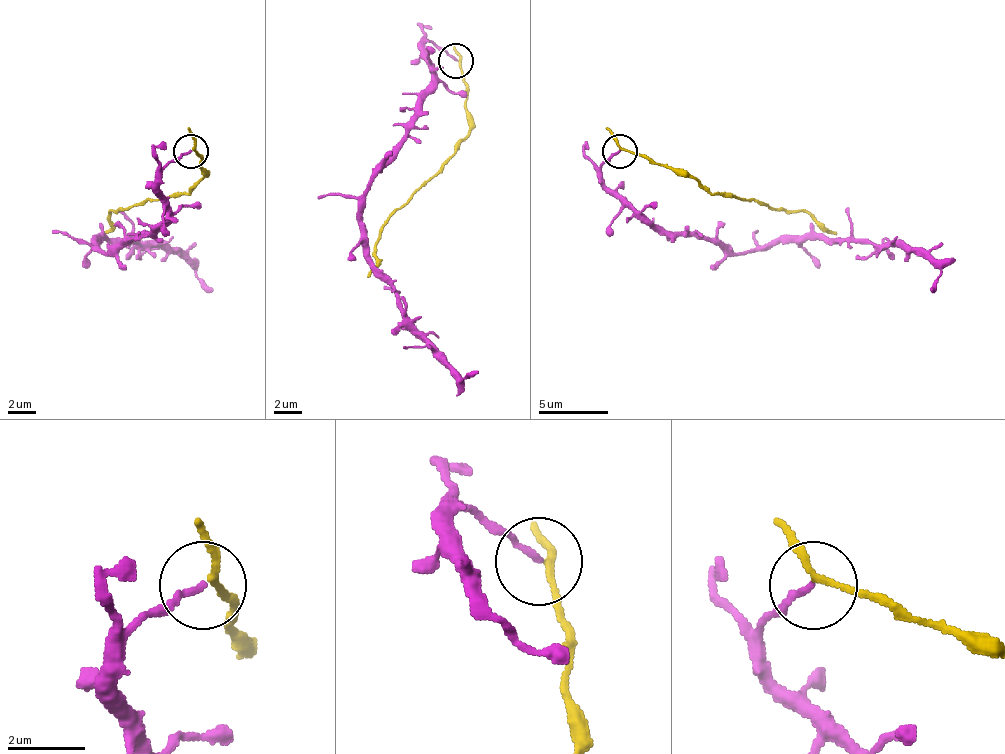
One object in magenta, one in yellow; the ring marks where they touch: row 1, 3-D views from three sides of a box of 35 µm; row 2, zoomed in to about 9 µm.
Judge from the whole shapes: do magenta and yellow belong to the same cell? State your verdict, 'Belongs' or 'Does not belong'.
Does not belong

